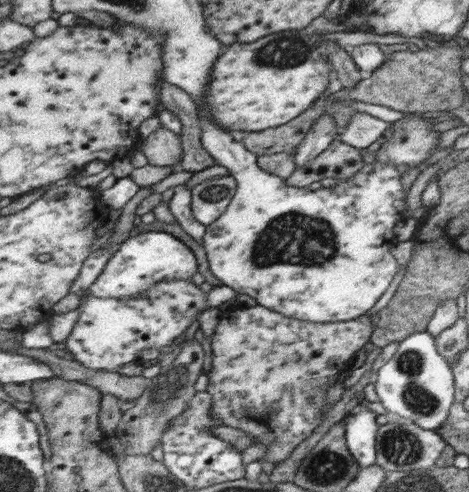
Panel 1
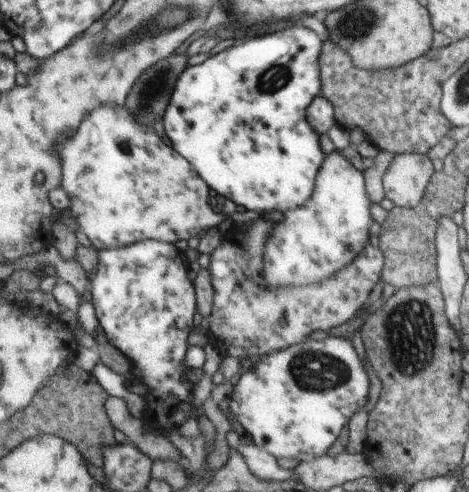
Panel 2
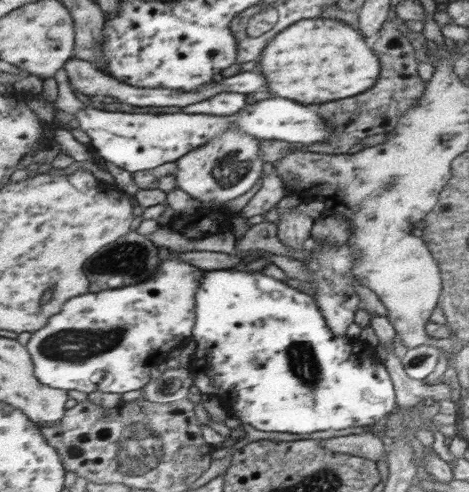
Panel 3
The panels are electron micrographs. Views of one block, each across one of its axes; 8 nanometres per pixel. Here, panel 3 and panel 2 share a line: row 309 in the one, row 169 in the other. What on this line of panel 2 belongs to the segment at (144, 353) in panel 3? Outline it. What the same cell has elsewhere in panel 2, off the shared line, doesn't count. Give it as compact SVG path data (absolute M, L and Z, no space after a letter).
M124 106L98 108L98 112L82 124L82 132L58 150L62 152L62 160L66 160L66 184L62 184L62 190L70 198L68 210L72 218L76 218L79 230L92 242L92 248L124 248L148 239L174 244L178 240L201 238L210 228L224 223L224 214L216 214L210 206L210 187L193 166L165 144L153 128L142 126L138 120L134 122Z

